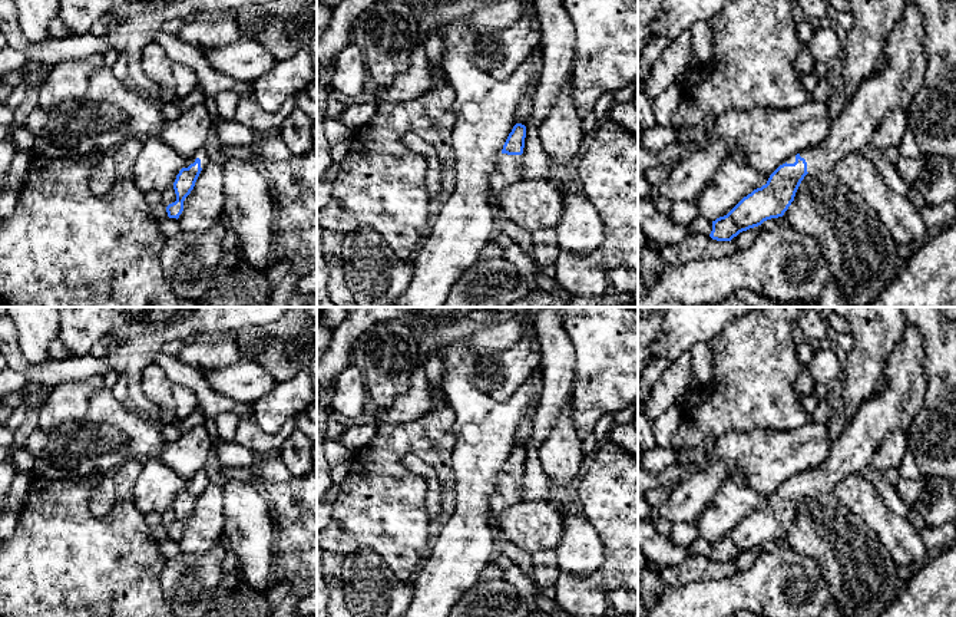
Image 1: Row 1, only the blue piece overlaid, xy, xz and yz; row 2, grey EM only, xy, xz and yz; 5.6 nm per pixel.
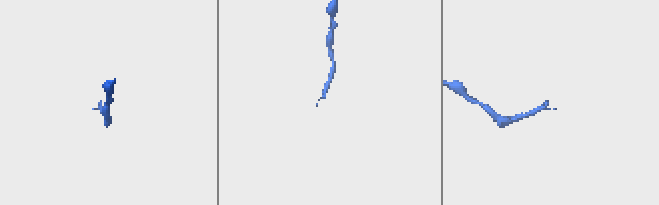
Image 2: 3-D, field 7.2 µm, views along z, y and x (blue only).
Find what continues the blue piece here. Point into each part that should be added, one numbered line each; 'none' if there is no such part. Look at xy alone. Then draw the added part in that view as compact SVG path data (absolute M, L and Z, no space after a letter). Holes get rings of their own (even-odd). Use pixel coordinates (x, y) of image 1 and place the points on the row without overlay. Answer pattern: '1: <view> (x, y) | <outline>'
1: xy (204, 475) | M205 468L195 474L191 479L186 481L185 489L195 484L195 481L201 481L201 489L204 491L206 485L211 482L211 469Z

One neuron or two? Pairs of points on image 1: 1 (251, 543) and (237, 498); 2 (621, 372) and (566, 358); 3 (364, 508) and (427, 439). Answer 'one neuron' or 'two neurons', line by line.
1: one neuron
2: two neurons
3: one neuron

